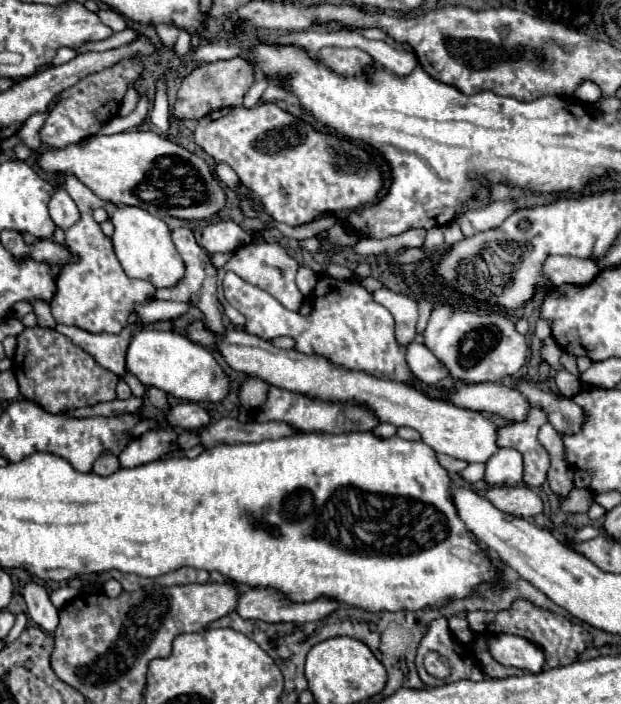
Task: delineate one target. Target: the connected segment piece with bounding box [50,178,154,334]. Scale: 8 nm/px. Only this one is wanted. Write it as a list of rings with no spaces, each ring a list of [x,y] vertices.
[[[66,178],[66,192],[70,198],[76,202],[82,218],[76,226],[72,226],[66,232],[66,246],[80,256],[80,260],[72,266],[64,266],[56,286],[58,292],[54,300],[50,302],[52,316],[58,324],[68,324],[68,326],[78,326],[86,332],[98,334],[98,332],[108,332],[108,334],[120,334],[134,304],[140,302],[150,302],[154,298],[154,286],[144,280],[134,280],[128,278],[114,254],[112,240],[106,238],[98,226],[98,222],[92,218],[92,212],[96,208],[104,206],[104,200],[100,200],[96,194],[92,194],[84,184],[76,182],[76,178]]]

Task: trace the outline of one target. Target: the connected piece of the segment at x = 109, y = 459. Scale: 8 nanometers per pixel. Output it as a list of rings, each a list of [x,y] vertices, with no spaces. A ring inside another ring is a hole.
[[[102,452],[96,462],[94,462],[94,472],[96,474],[112,474],[112,470],[118,470],[118,456],[112,452]]]

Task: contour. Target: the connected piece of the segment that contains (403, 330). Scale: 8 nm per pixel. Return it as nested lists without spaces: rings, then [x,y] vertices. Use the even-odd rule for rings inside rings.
[[[380,288],[372,292],[372,298],[386,306],[386,310],[394,316],[396,322],[396,342],[400,346],[408,346],[416,336],[416,320],[418,320],[418,304],[410,300],[408,296],[390,292],[386,288]]]

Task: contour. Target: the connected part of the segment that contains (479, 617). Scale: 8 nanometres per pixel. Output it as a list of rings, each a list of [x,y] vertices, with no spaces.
[[[516,600],[512,604],[512,608],[508,610],[500,610],[500,612],[468,612],[466,620],[472,628],[474,634],[480,636],[498,636],[498,634],[516,634],[522,638],[528,638],[530,642],[536,642],[544,654],[546,654],[546,662],[550,668],[556,666],[568,666],[572,662],[578,660],[578,656],[586,650],[586,646],[592,642],[592,634],[580,626],[580,624],[572,624],[570,620],[566,620],[564,616],[558,616],[554,612],[542,610],[532,606],[528,600]]]

